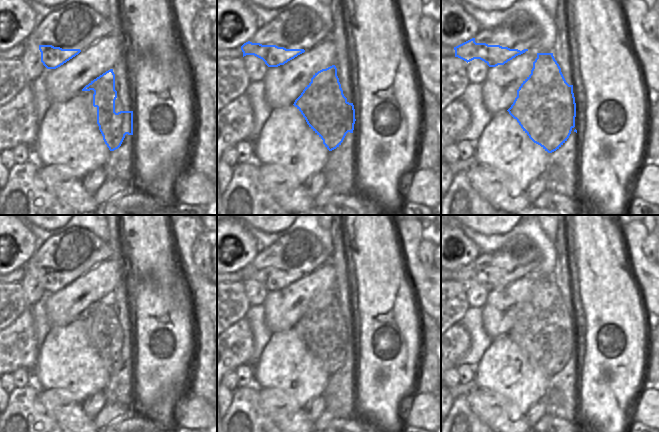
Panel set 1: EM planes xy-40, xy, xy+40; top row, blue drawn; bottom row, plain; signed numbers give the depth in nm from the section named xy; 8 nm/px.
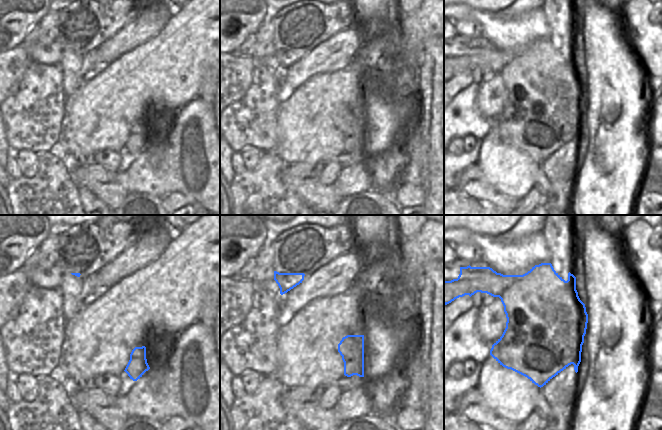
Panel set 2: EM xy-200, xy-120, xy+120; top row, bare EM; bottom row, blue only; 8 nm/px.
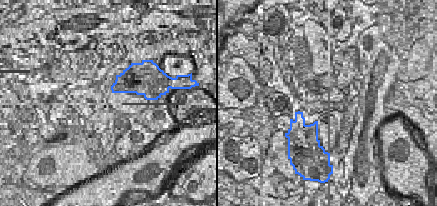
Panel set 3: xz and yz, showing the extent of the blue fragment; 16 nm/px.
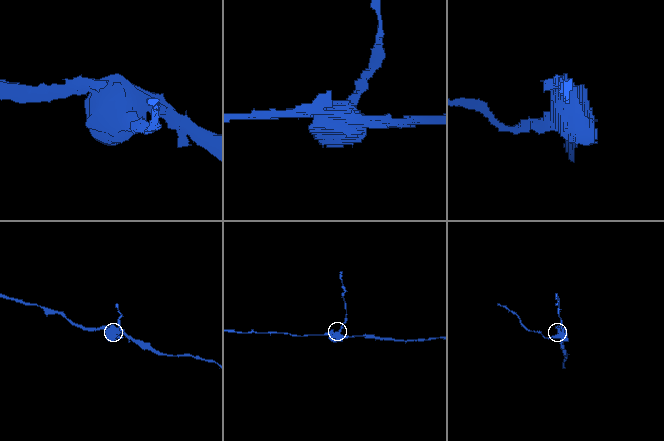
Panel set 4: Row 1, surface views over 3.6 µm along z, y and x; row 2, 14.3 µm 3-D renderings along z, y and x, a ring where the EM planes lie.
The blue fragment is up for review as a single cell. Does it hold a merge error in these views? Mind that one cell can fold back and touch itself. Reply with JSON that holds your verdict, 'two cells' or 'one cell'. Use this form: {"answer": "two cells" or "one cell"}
{"answer": "two cells"}

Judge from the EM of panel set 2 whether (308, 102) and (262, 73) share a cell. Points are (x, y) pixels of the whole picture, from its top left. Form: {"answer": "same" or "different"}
{"answer": "different"}

